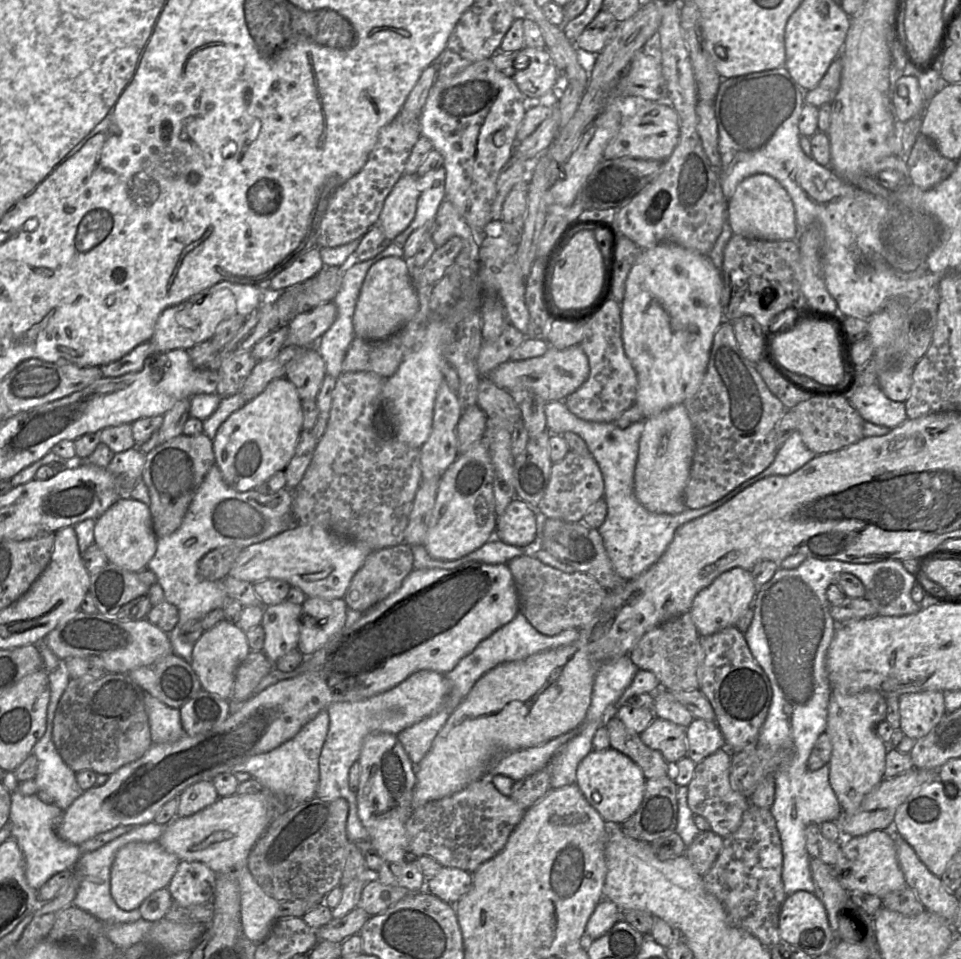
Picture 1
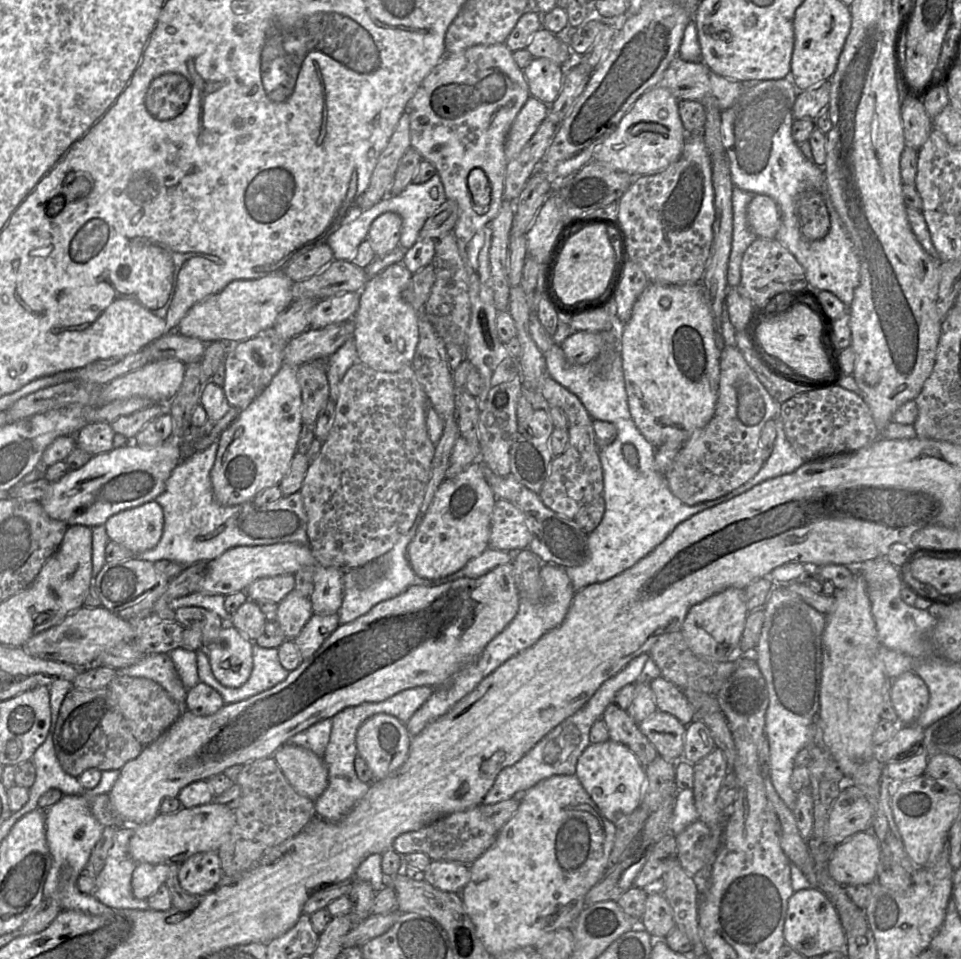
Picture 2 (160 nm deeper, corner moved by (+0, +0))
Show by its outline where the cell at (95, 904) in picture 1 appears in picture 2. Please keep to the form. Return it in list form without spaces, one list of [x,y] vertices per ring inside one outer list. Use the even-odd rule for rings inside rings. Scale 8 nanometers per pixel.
[[[124,824],[116,829],[104,866],[95,877],[93,896],[113,909],[149,908],[147,900],[135,898],[131,888],[132,873],[137,864],[129,854],[129,842],[134,828],[135,826]]]

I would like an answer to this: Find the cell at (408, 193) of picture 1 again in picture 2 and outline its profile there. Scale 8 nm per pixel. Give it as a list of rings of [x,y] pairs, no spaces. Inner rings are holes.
[[[394,212],[378,216],[371,224],[367,239],[376,254],[383,257],[399,247],[402,218]]]

